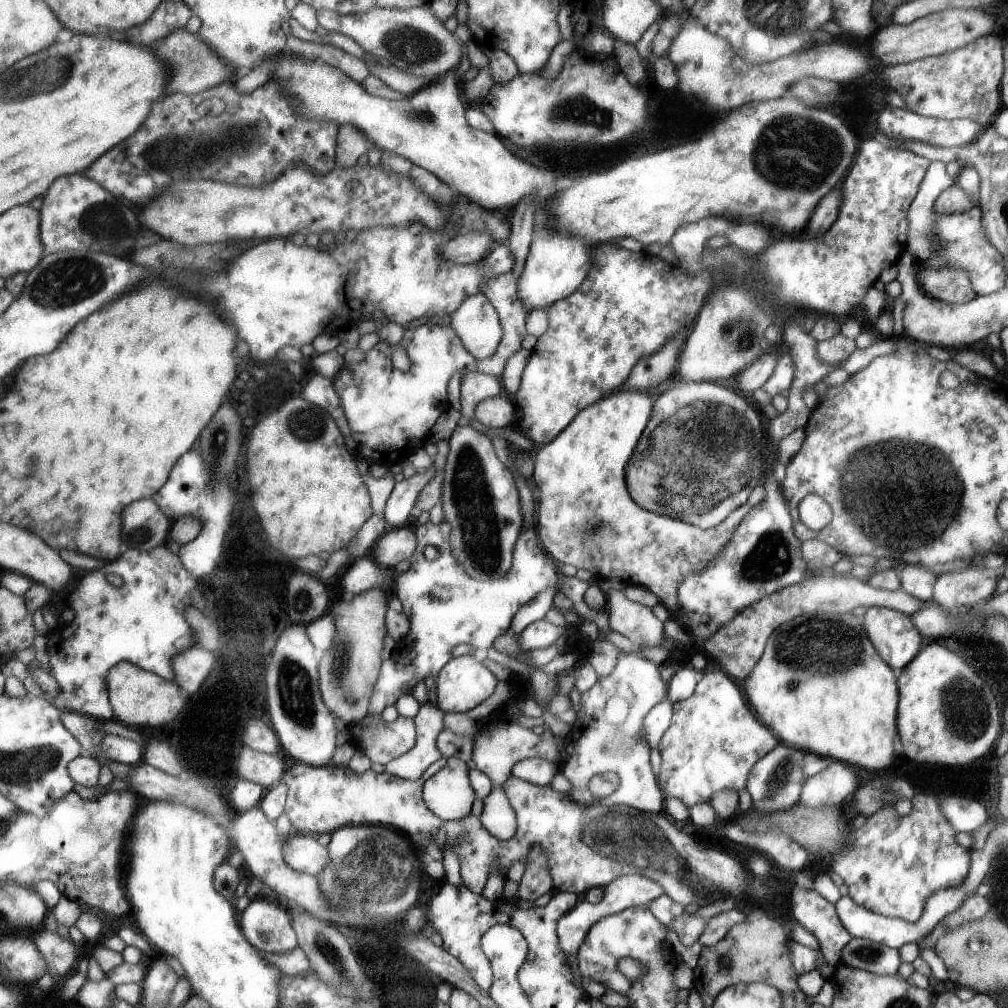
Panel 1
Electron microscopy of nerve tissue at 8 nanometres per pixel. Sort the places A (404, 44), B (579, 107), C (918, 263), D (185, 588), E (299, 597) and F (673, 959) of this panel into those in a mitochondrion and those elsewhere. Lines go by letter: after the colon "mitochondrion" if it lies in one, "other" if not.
A: mitochondrion
B: mitochondrion
C: other
D: other
E: other
F: other

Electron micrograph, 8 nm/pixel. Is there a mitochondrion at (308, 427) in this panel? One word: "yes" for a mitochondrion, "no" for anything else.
yes

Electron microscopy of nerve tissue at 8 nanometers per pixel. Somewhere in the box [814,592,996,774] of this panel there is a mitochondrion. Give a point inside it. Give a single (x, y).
(960, 710)

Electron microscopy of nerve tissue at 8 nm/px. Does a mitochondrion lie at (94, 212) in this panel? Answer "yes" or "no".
yes

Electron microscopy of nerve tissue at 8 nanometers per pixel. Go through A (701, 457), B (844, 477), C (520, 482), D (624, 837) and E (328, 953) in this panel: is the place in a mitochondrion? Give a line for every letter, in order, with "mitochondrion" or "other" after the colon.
A: mitochondrion
B: mitochondrion
C: other
D: mitochondrion
E: mitochondrion

